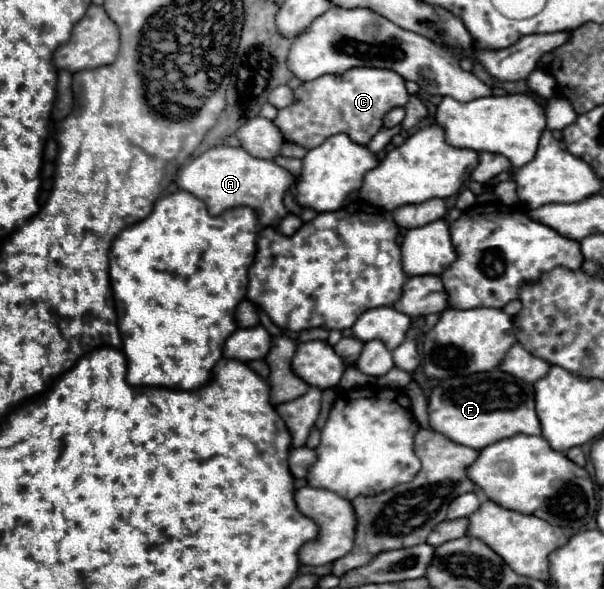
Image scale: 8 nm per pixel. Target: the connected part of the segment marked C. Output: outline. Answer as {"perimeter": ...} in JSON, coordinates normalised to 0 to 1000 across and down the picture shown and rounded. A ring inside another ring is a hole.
{"perimeter":[[[583,115],[566,129],[540,126],[523,136],[503,139],[497,149],[490,149],[490,163],[490,177],[460,187],[454,211],[467,221],[477,241],[497,244],[507,255],[530,248],[543,231],[563,224],[606,248],[613,234],[629,221],[636,194],[656,180],[672,180],[679,166],[672,136],[649,119],[629,115]]]}

